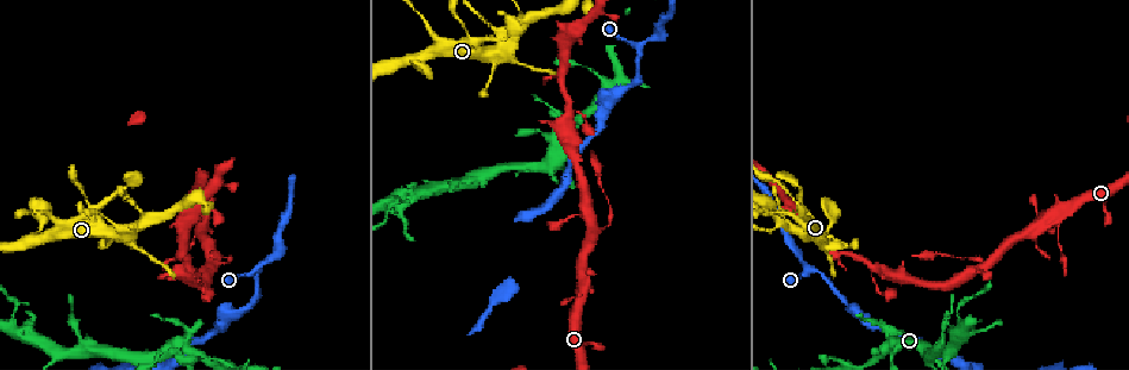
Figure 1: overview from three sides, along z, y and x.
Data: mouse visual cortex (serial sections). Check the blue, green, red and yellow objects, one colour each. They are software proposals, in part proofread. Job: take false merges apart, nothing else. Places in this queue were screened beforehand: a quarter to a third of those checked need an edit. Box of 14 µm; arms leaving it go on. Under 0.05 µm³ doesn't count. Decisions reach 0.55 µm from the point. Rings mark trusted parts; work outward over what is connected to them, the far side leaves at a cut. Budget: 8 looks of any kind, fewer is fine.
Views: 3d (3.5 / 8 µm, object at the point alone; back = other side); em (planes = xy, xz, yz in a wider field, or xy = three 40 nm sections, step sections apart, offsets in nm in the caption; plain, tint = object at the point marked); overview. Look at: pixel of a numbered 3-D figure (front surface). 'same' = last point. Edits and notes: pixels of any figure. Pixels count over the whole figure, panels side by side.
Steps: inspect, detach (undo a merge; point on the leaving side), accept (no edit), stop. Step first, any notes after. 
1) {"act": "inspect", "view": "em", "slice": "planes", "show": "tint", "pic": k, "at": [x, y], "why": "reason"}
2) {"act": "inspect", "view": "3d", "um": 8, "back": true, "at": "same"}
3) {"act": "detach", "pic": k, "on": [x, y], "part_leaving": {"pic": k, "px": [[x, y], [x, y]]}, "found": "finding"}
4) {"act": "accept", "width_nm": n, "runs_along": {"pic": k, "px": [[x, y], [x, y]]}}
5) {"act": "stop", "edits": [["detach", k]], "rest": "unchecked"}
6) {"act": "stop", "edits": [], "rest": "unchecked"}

{"act": "inspect", "view": "3d", "um": 3.5, "pic": 1, "at": [980, 260], "why": "calibre changes"}

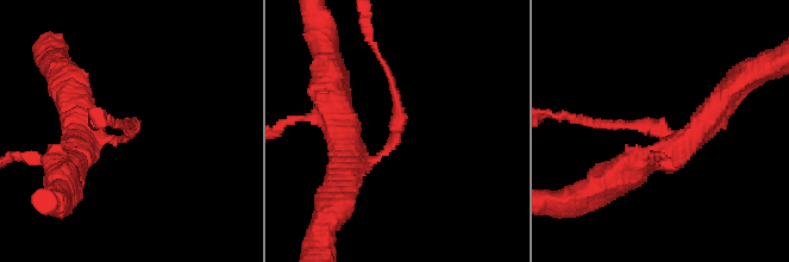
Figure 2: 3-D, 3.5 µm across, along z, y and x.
{"act": "inspect", "view": "em", "slice": "xy", "step": 5, "show": "tint", "pic": 2, "at": [124, 135], "arm_widths_nm": [100, 350], "why": "shape alone is not enough"}

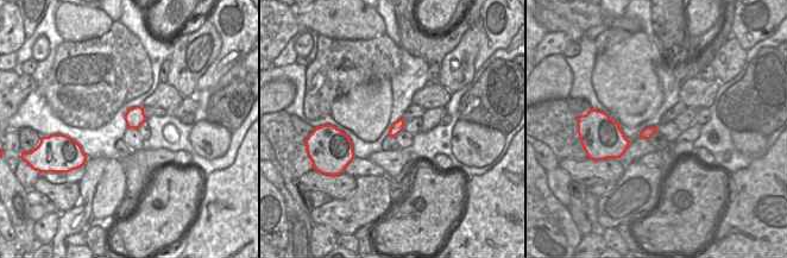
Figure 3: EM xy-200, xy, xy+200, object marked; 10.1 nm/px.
{"act": "accept", "runs_along": {"pic": 2, "px": [[342, 178], [393, 142], [396, 93], [386, 66]]}, "found": "all the same cell"}

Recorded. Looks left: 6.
{"act": "inspect", "view": "3d", "um": 3.5, "pic": 1, "at": [41, 220], "why": "sudden change in width"}

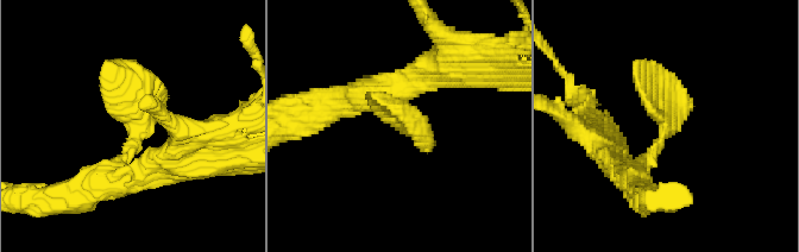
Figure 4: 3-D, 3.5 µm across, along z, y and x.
{"act": "inspect", "view": "em", "slice": "planes", "show": "tint", "pic": 4, "at": [403, 127], "why": "need the tissue"}

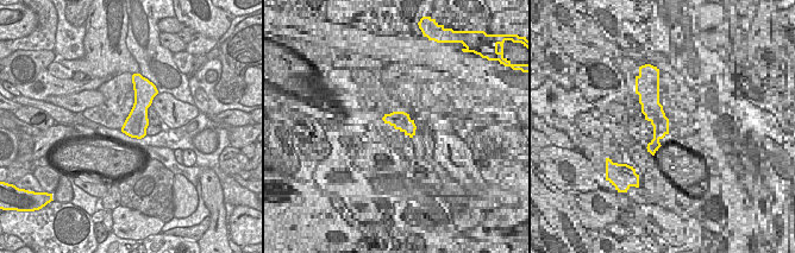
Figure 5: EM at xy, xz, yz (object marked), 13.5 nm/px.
{"act": "accept", "found": "continuous, no second cell"}

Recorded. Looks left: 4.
{"act": "inspect", "view": "3d", "um": 3.5, "pic": 1, "at": [113, 235], "why": "calibre changes"}

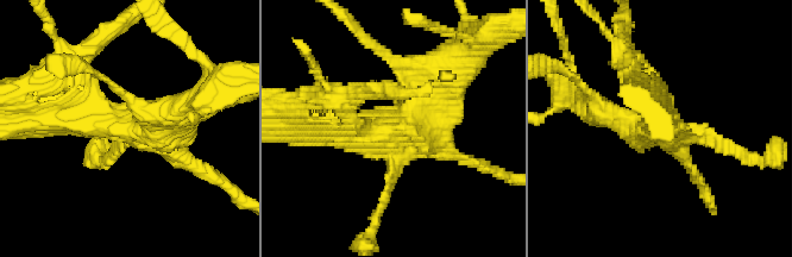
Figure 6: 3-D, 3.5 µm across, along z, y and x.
{"act": "inspect", "view": "em", "slice": "xy", "step": 3, "show": "tint", "pic": 6, "at": [136, 126], "why": "now the EM"}

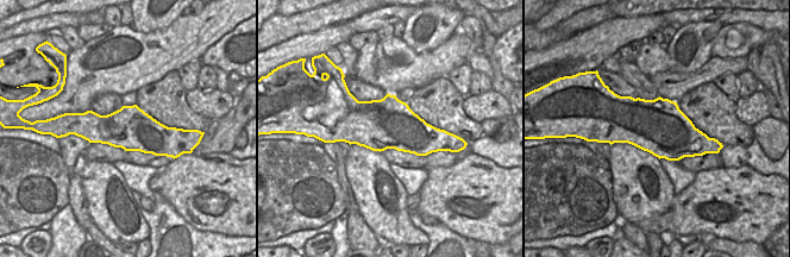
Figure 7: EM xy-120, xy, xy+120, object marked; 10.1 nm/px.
{"act": "accept", "found": "one cell here"}

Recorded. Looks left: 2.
{"act": "stop", "edits": [], "rest": "unchecked"}

